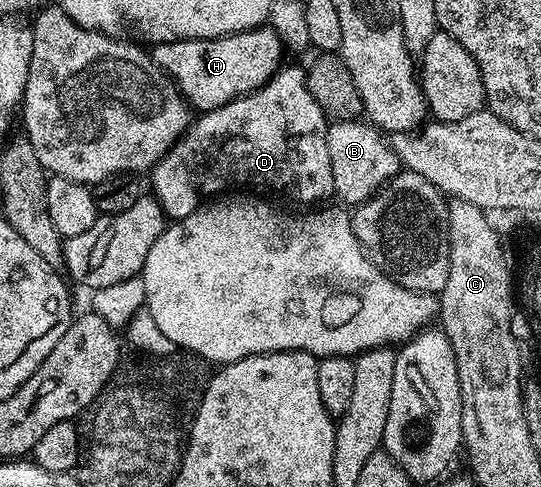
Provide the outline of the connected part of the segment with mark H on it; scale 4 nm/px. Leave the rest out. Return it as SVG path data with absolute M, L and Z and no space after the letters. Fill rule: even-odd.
M264 25L251 31L222 35L219 39L182 39L172 43L157 43L150 48L149 54L163 74L175 84L180 96L196 112L202 113L224 107L229 101L249 95L266 85L284 62L285 48L278 31L270 25Z

